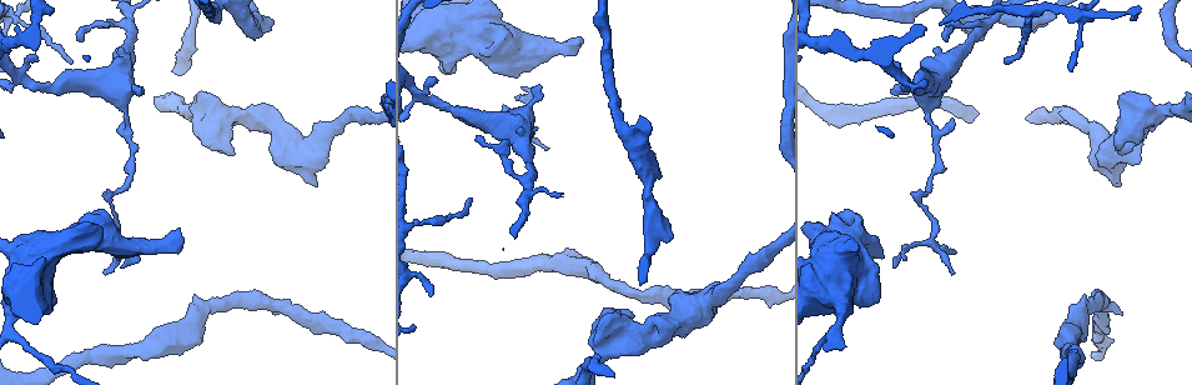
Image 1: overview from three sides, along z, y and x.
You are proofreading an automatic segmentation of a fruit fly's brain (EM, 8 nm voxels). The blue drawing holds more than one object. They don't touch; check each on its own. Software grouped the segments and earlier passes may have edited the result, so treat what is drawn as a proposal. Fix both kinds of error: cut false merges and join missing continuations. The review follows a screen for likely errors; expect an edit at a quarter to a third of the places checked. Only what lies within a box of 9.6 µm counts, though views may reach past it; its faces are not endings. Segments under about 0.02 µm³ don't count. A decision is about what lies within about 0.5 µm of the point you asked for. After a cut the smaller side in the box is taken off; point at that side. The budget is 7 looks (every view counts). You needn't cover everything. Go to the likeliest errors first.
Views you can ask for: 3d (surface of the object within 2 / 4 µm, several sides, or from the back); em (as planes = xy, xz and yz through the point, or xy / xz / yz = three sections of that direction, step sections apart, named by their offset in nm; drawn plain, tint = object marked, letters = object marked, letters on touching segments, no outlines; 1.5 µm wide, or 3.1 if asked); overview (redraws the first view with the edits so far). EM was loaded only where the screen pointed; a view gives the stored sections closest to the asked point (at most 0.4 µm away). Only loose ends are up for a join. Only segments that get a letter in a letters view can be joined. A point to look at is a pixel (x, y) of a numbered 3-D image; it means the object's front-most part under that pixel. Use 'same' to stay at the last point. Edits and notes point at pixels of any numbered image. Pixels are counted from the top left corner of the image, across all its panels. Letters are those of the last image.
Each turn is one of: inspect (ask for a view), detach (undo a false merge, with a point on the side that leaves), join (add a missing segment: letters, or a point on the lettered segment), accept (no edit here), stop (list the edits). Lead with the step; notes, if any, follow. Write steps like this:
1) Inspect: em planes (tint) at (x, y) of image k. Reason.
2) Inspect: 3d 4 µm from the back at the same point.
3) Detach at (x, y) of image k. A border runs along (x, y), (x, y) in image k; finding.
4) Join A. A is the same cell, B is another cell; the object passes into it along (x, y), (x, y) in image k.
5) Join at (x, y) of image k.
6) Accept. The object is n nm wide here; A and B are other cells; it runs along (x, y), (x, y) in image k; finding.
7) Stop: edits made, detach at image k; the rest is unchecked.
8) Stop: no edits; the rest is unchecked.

Inspect: 3d 4 µm at (257, 38) of image 1. Stops while still wide.

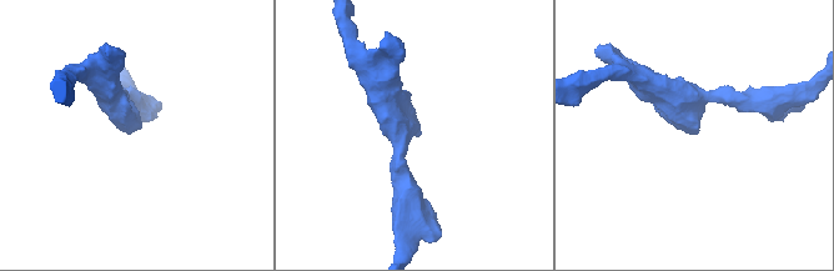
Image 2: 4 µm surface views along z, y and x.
Inspect: em planes (tint) at (141, 128) of image 2.

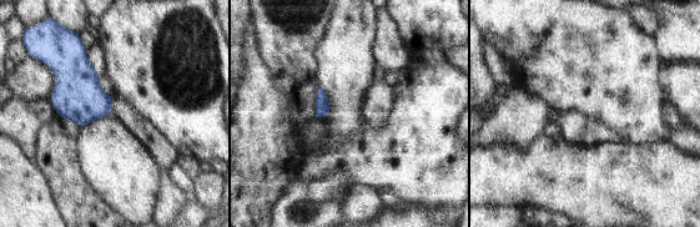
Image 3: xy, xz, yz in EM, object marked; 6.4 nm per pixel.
Inspect: em planes (letters) at the same point.

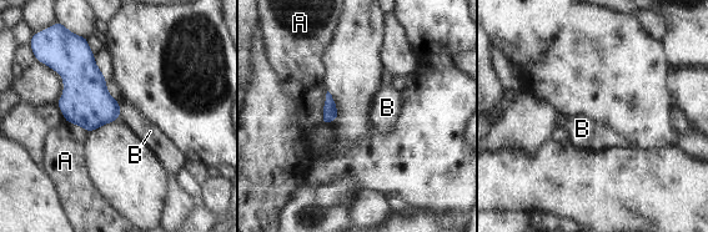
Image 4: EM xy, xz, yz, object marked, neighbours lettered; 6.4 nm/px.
Accept. A and B are other cells; a border runs along (119, 102), (120, 117) in image 4; none of them fits.

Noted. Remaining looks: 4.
Inspect: em xy step 8 (tint) at (580, 38) of image 1. Thick end.

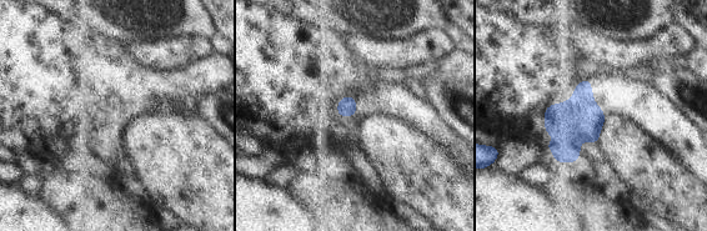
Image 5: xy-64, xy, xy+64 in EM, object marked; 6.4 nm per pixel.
Inspect: em xz step 4 (letters) at the same point.

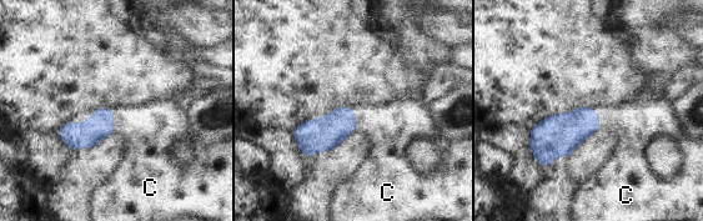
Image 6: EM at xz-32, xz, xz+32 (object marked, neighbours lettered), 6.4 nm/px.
Join C. C is the same cell; it goes on there.

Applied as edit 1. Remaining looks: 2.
Inspect: em xz step 8 (letters) at (1121, 97) of image 1. Free end.

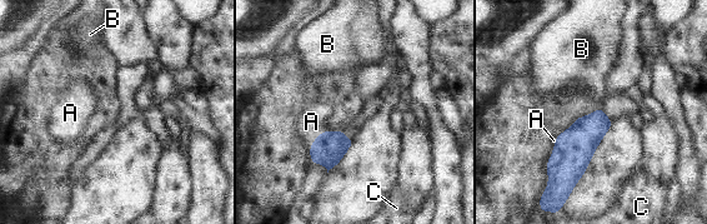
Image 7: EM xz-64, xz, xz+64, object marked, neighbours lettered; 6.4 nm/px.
Join A. A is the same cell, B and C are other cells; the object passes into it along (329, 148), (316, 138), (311, 122) in image 7; the neuron continues.

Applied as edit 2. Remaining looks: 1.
Stop: edits made, join at image 6, join at image 7; the rest is unchecked.

